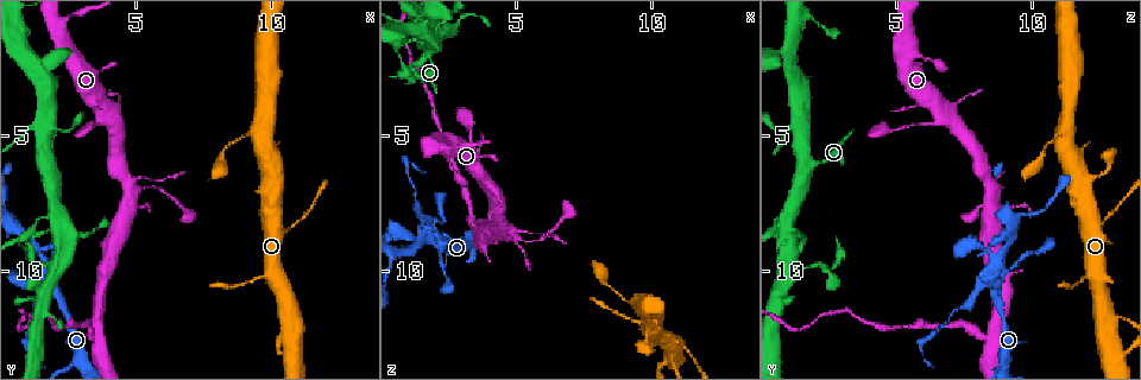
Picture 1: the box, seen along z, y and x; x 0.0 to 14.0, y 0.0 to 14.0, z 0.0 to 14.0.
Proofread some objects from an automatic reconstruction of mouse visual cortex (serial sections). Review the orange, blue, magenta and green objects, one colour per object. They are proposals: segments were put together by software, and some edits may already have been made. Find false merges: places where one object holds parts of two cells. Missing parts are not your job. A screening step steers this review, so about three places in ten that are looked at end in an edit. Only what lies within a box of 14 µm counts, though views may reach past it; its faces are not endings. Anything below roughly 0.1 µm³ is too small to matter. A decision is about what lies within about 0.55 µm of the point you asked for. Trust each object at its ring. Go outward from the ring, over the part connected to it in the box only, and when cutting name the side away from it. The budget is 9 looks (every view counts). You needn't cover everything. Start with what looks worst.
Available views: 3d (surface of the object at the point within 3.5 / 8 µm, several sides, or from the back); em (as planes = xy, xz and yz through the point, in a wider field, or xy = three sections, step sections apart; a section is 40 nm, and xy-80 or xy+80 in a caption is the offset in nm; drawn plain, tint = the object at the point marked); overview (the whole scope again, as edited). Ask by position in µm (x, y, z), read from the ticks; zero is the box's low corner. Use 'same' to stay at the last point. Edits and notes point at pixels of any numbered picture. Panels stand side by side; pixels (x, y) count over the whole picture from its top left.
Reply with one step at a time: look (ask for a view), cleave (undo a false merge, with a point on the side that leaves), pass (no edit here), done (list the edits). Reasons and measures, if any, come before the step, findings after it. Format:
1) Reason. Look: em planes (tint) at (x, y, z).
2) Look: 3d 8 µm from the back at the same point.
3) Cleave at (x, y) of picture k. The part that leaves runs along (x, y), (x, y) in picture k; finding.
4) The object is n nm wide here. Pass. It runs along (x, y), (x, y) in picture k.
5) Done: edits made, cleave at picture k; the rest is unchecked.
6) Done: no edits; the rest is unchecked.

Thick turns thin. Look: 3d 3.5 µm from the back at (10.7, 8.4, 12.5).

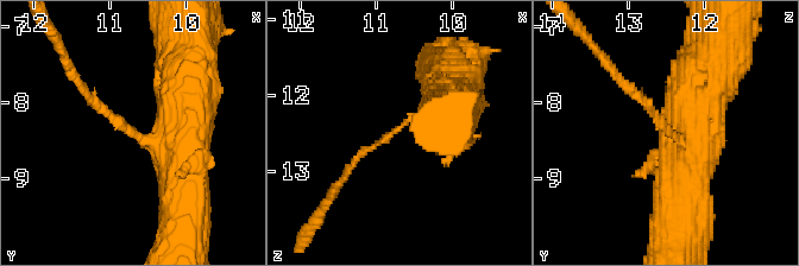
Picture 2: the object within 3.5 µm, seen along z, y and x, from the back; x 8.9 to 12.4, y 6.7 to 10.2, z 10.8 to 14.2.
The arms are 100, 600 nm wide. Look: em planes (tint) at (10.75, 8.35, 12.50).

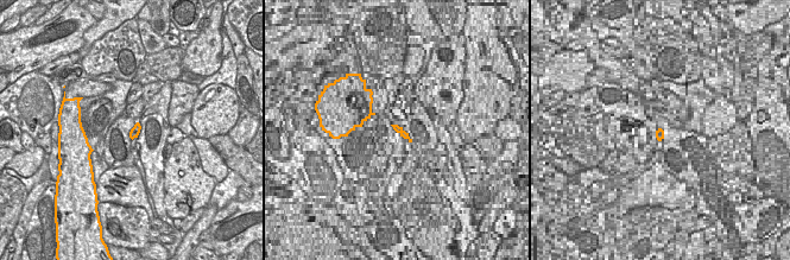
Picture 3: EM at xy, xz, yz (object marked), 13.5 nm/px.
Cleave at (654, 113) of picture 2. The part that leaves runs along (674, 134), (608, 65) in picture 2; a second cell is stuck on.

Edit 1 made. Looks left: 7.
Calibre changes. Look: 3d 3.5 µm from the back at (1.8, 9.6, 8.4).

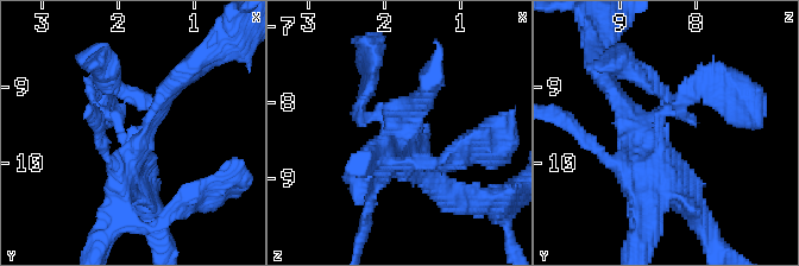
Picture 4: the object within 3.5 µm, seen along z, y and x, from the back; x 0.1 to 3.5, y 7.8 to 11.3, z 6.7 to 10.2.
Look: em xy step 2 (plain) at (1.90, 9.65, 8.50).

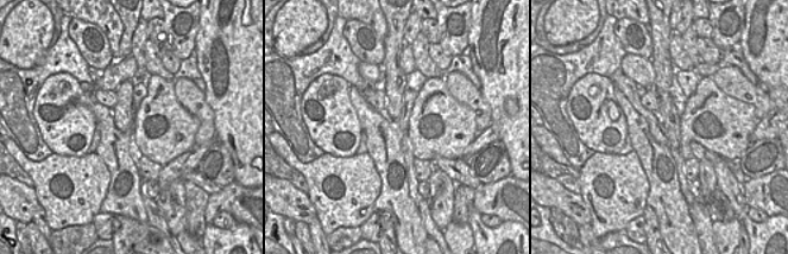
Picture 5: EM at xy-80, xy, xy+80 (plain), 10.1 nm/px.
Look: em xy step 2 (tint) at the same point.

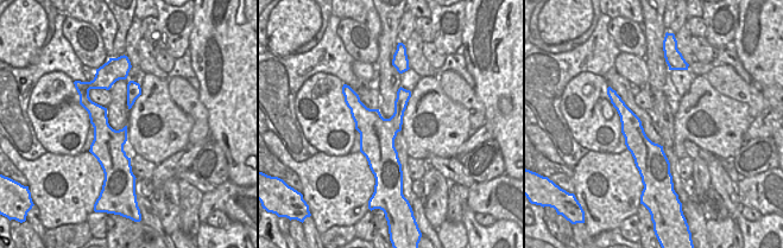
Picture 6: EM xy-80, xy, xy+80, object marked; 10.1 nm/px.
Pass. It runs along (648, 200), (658, 120), (689, 94) in picture 4; continuous, no second cell.

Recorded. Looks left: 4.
Narrows sharply. Look: 3d 3.5 µm at (2.1, 8.1, 1.1).

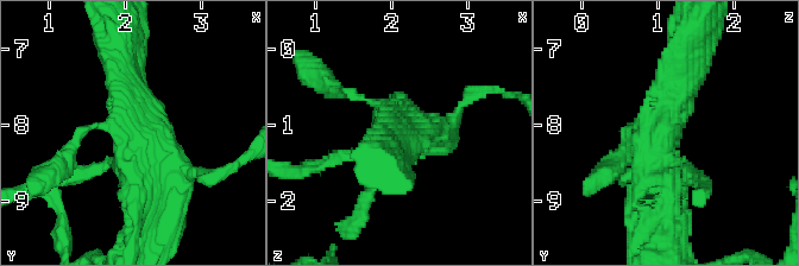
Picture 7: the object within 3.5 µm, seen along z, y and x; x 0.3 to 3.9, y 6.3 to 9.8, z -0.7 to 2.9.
Now the EM. Look: em xy step 5 (tint) at (2.15, 8.05, 1.10).

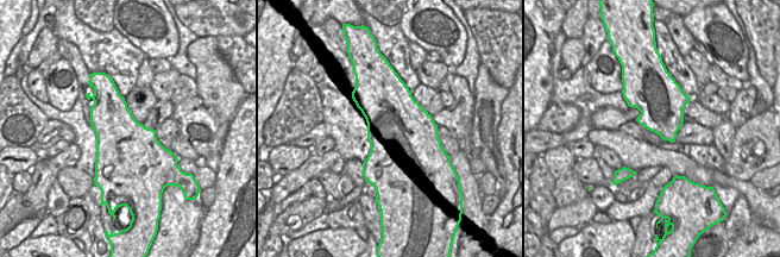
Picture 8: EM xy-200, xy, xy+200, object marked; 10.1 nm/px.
Look: em xy step 2 (tint) at the same point.

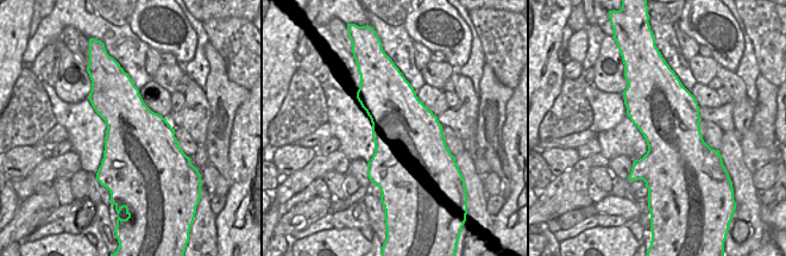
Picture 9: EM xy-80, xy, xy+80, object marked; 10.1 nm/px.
Pass. It runs along (117, 55), (153, 201) in picture 7; continuous, no second cell.

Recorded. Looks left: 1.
Done: edits made, cleave at picture 2; the rest is unchecked.

